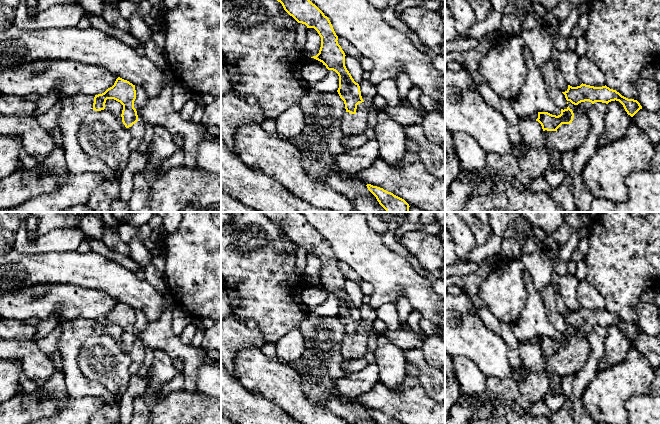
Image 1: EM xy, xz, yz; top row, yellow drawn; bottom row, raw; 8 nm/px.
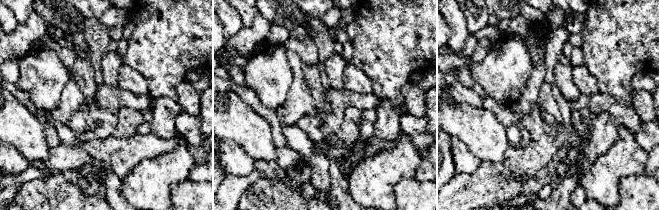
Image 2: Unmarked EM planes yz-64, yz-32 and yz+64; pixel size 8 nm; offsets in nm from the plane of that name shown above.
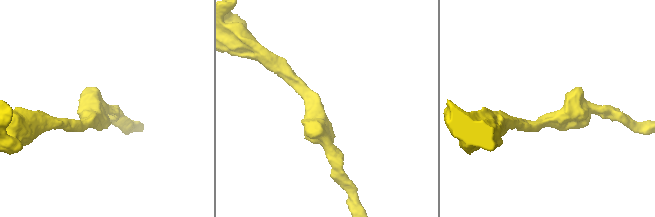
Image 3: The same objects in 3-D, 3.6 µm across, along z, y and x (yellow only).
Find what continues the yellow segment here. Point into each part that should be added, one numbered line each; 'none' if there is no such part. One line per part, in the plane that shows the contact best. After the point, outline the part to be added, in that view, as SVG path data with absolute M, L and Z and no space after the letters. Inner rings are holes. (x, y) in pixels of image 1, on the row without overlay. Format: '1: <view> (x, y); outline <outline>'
none

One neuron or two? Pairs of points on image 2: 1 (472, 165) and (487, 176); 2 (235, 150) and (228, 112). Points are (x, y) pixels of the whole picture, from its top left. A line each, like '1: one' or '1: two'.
1: two
2: two

